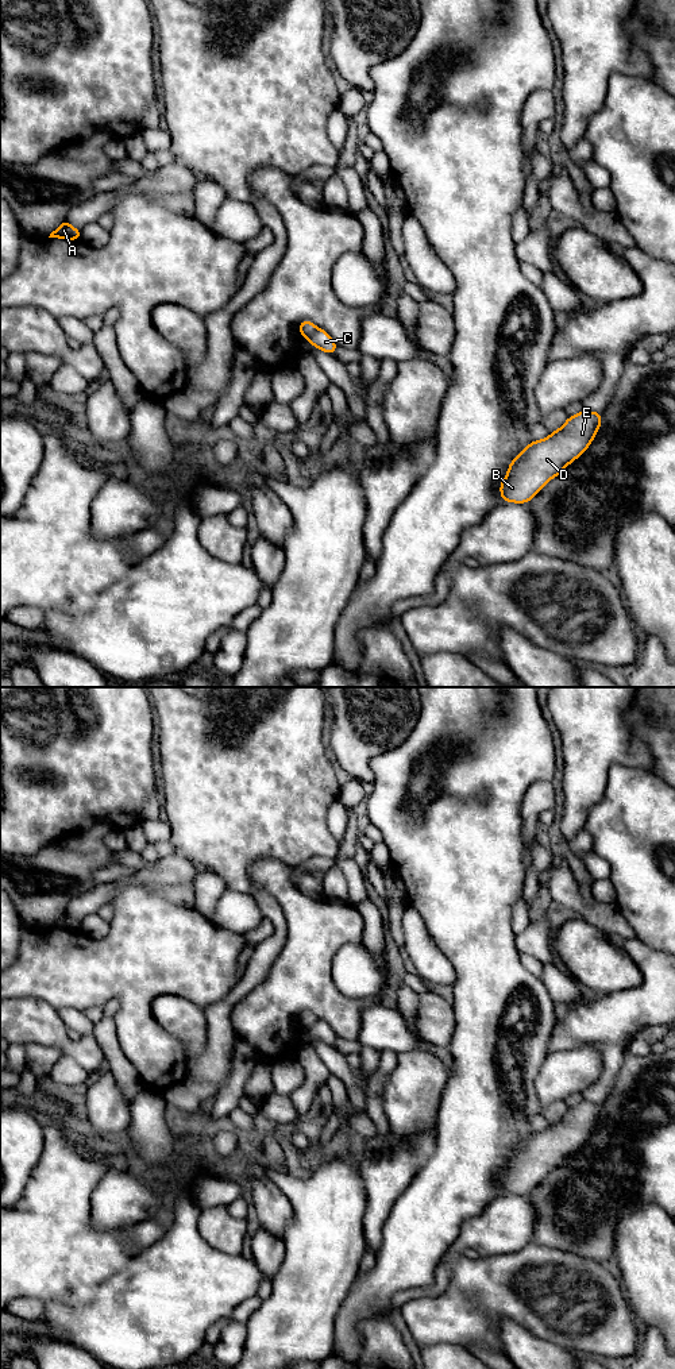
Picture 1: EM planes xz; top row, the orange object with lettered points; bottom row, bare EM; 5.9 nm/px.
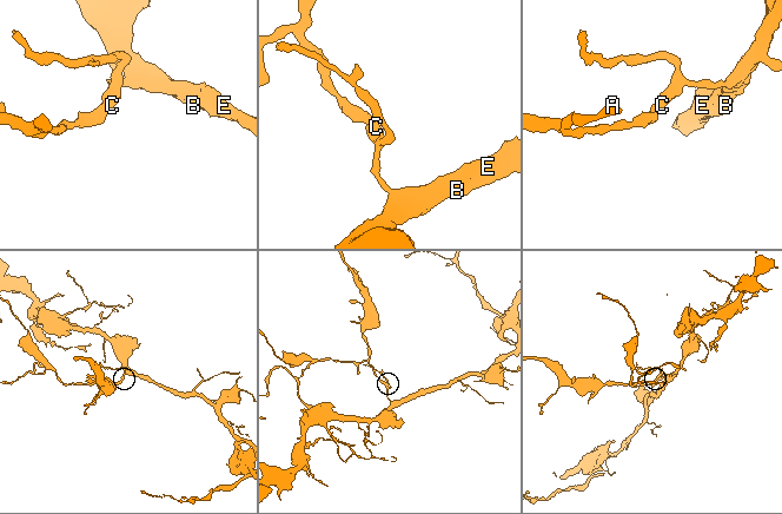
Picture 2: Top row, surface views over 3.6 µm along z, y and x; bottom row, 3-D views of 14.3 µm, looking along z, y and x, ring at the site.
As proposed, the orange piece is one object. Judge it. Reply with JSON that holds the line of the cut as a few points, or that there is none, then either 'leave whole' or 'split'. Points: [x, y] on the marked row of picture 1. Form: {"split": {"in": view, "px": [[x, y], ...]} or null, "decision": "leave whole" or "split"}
{"split": {"in": "xz", "px": [[317, 328], [307, 338]]}, "decision": "split"}

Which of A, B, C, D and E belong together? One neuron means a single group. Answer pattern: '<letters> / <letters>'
A / B C D E

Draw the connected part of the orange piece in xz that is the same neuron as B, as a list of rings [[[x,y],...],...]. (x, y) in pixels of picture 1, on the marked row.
[[[583,409],[545,439],[533,440],[509,463],[500,483],[502,502],[528,504],[555,477],[583,455],[602,425],[602,412]]]

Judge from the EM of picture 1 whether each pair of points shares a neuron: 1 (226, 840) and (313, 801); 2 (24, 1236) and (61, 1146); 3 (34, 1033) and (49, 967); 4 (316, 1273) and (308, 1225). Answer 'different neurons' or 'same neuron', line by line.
1: same neuron
2: same neuron
3: different neurons
4: same neuron

